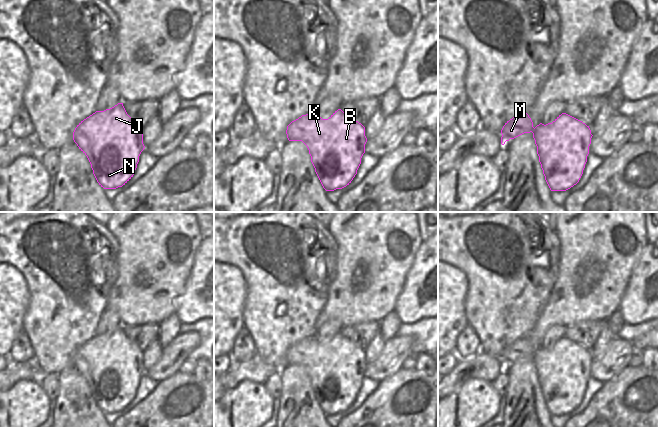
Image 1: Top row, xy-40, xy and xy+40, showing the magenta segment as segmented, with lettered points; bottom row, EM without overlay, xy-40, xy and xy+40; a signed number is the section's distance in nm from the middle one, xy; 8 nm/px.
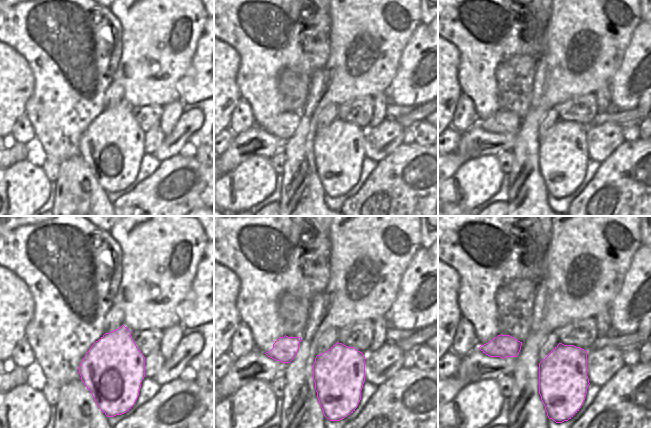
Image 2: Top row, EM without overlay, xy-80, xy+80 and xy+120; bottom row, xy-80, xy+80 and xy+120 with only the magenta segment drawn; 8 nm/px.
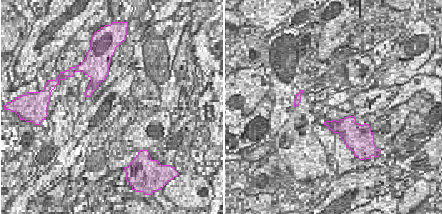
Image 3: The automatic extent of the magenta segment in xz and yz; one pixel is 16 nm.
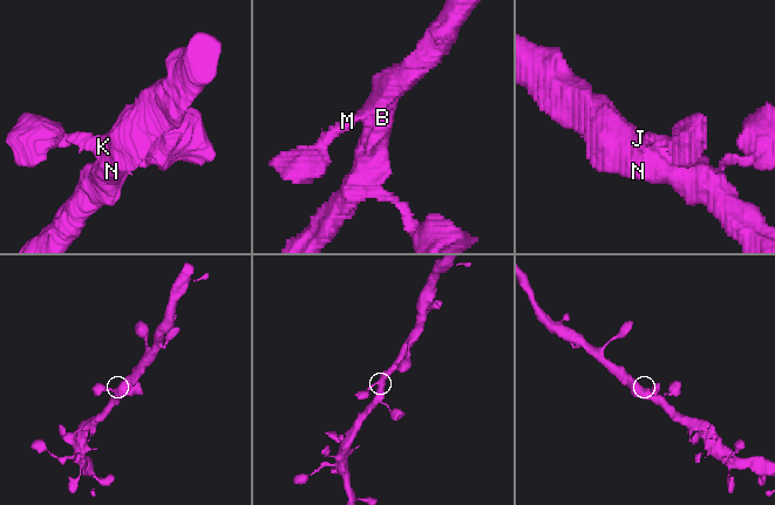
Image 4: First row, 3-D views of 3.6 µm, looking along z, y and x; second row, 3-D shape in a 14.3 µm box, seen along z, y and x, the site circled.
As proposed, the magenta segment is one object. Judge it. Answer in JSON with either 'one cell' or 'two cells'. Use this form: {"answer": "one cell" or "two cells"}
{"answer": "one cell"}

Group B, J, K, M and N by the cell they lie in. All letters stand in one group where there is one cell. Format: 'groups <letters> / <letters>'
groups B J K M N

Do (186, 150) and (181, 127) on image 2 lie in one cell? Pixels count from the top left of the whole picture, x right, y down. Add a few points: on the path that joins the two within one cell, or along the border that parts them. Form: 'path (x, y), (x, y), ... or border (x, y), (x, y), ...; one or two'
border (188, 140), (178, 154); two

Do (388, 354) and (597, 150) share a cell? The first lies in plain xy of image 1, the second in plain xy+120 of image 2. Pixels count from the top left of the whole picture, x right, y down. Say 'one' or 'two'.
one

